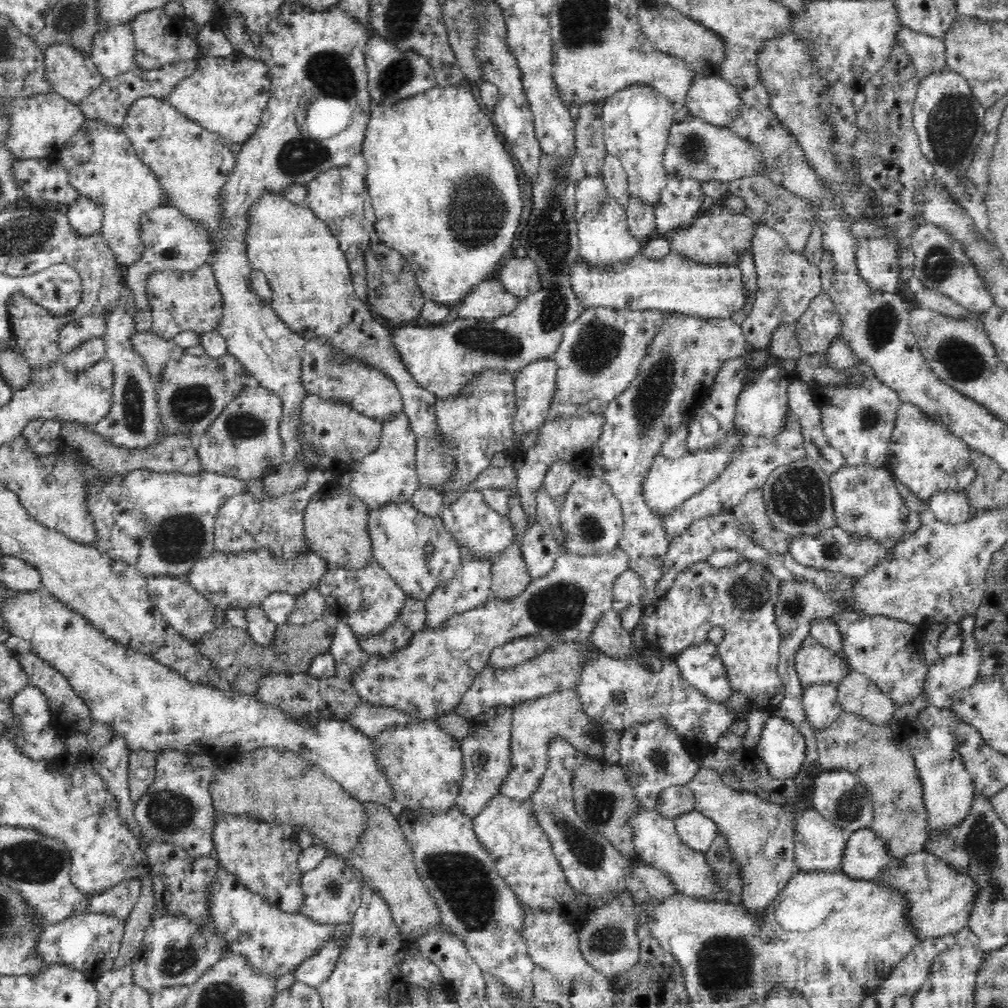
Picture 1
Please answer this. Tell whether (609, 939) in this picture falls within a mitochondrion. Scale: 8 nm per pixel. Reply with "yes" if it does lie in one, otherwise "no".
yes

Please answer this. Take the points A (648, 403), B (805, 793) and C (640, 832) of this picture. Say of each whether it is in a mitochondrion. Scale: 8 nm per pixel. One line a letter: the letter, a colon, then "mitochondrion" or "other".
A: mitochondrion
B: other
C: other

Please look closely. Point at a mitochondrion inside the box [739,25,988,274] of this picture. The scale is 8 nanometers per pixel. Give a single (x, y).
(952, 122)

